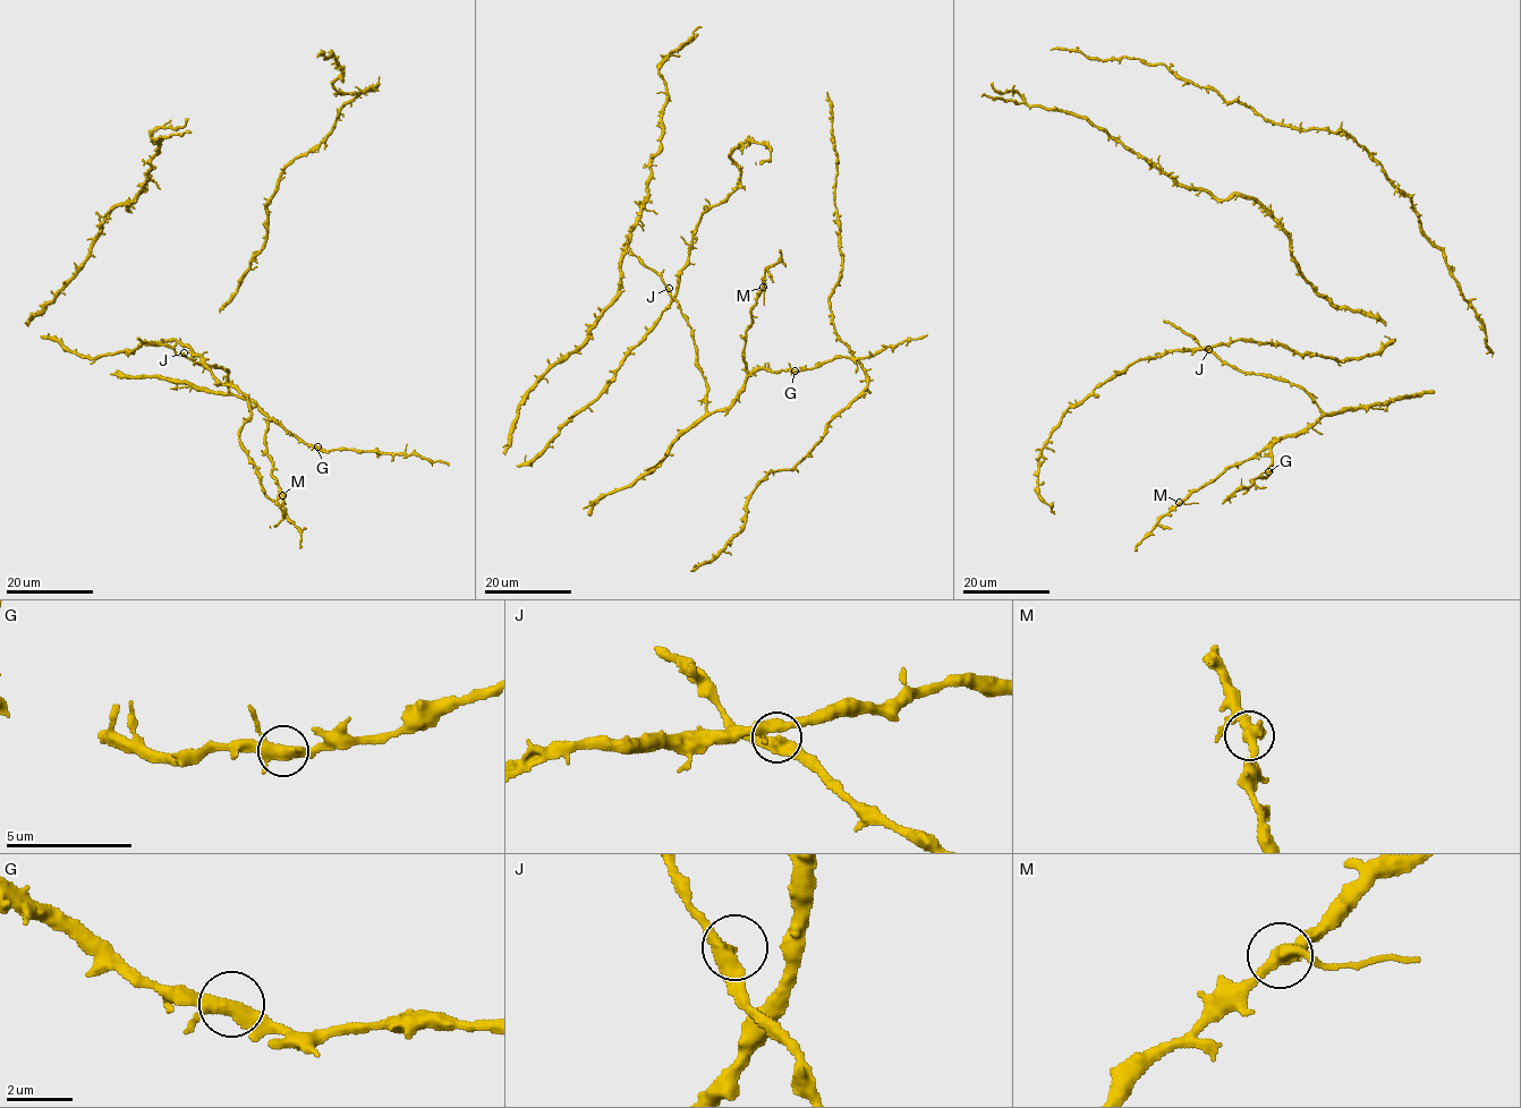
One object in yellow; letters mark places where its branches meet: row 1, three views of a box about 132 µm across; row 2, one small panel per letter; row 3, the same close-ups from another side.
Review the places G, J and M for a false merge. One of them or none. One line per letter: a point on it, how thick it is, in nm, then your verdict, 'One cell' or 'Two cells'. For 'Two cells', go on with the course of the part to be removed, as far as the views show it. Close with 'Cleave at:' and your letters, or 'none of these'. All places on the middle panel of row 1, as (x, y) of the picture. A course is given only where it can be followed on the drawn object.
G: Place: (795, 371). Thickness 400 nm. One cell
J: Place: (669, 288). Thickness 340 nm. One cell
M: Place: (763, 287). Thickness 360 nm. One cell
Cleave at: none of these

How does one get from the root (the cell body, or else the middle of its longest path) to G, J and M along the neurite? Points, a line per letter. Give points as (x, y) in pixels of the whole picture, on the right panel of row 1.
G: (1290, 383), (1300, 386), (1322, 415), (1306, 429), (1280, 437), (1271, 449), (1268, 471)
J: (1290, 383), (1240, 372), (1223, 364), (1208, 349)
M: (1290, 383), (1309, 395), (1322, 412), (1319, 419), (1306, 429), (1273, 440), (1255, 456), (1228, 466), (1179, 502)

